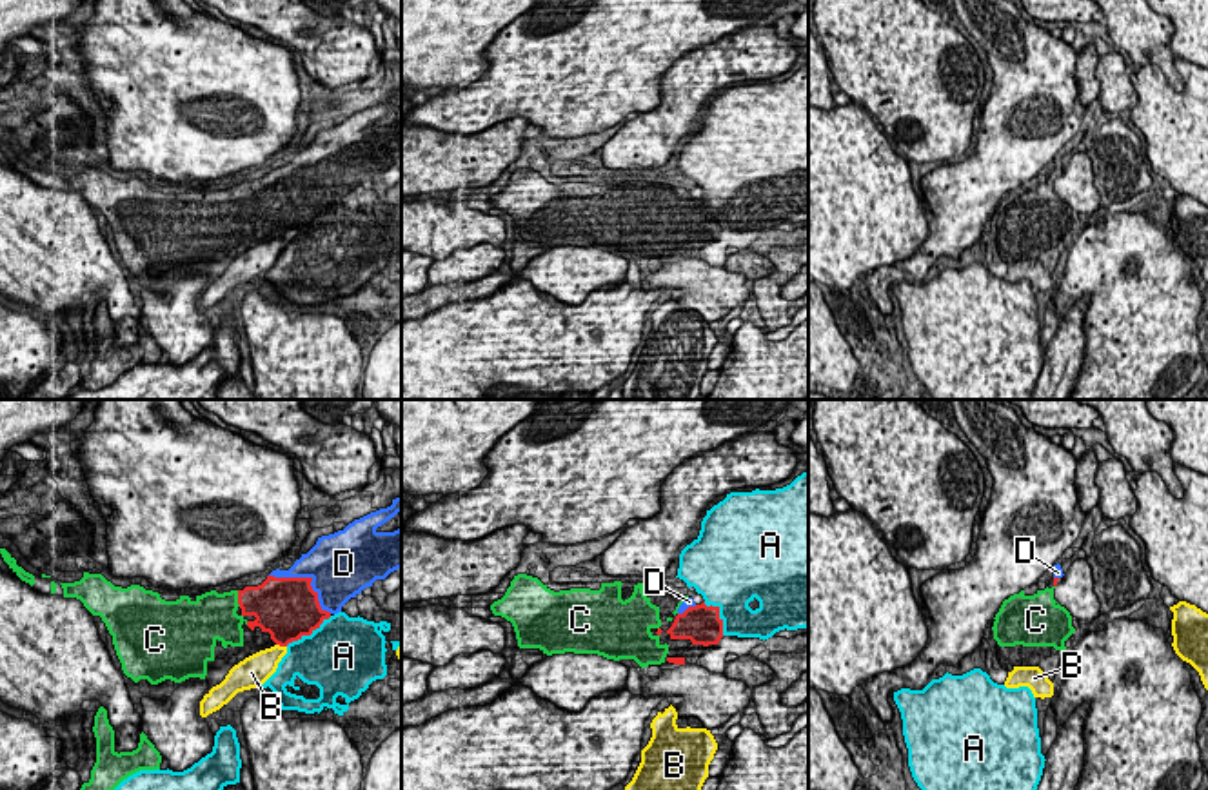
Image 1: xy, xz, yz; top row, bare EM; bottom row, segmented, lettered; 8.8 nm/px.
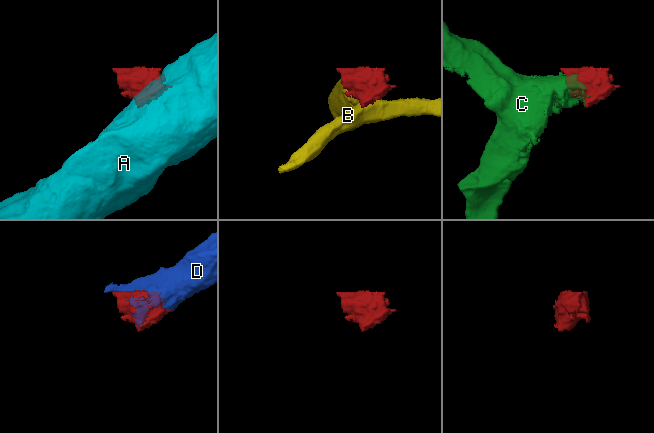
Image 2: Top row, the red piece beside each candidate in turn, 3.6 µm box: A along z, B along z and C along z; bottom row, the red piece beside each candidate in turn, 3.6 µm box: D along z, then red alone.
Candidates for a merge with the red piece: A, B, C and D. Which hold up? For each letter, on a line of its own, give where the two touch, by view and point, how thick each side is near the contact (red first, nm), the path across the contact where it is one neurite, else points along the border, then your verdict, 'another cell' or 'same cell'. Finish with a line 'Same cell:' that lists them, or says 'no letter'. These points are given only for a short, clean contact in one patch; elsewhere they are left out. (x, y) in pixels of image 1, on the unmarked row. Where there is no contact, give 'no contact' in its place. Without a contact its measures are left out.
A: meets red in xy at (307, 227); 480 nm thick on the red side, 480 nm on the other; another cell
B: meets red in xy at (282, 238); 400 nm thick on the red side, 240 nm on the other; border along xy (277, 236), (286, 240); another cell
C: meets red in xy at (238, 191); 320 nm thick on the red side, 360 nm on the other; same cell
D: meets red in xy at (309, 171); 420 nm thick on the red side, 460 nm on the other; same cell
Same cell: C, D

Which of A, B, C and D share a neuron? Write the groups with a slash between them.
A / B / C D

